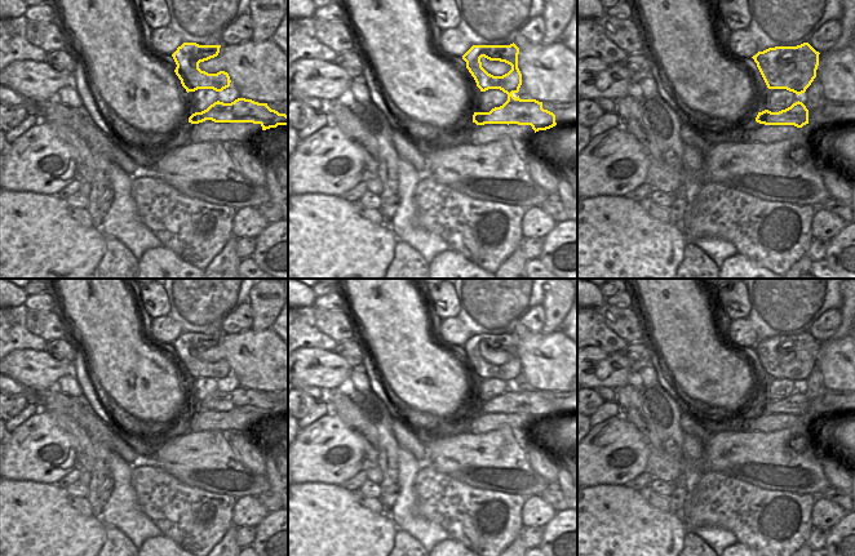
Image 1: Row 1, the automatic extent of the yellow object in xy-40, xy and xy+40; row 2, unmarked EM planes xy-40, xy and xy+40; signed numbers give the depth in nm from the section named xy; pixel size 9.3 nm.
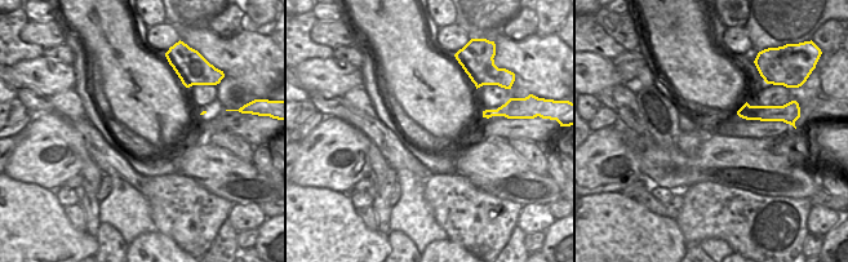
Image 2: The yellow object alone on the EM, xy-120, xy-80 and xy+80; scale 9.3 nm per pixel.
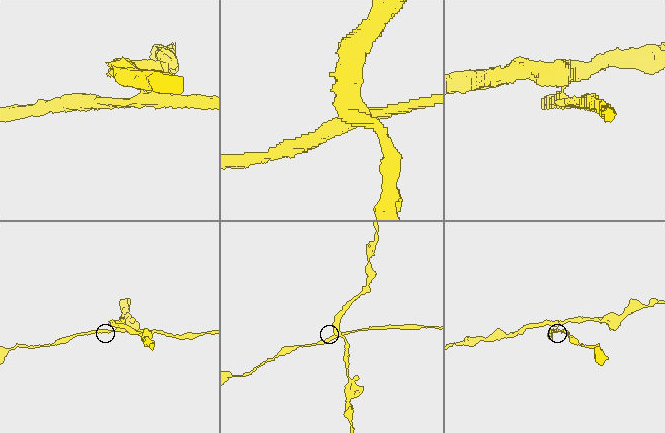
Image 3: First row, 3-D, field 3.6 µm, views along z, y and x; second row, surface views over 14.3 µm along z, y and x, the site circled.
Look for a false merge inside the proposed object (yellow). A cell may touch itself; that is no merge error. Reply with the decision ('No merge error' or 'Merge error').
Merge error.

